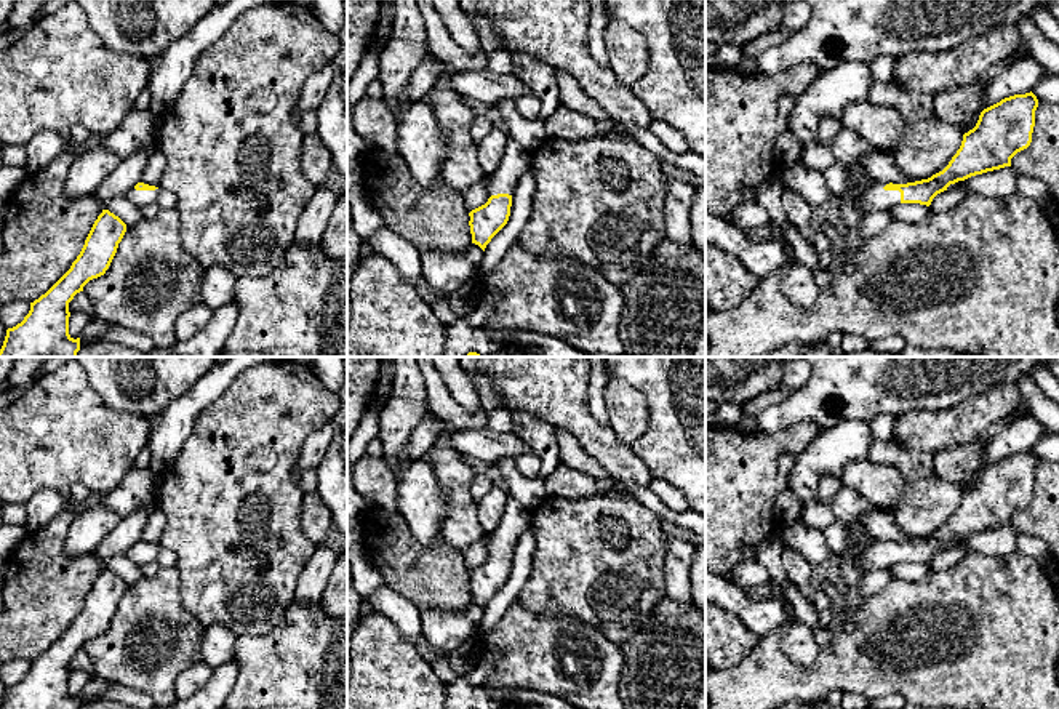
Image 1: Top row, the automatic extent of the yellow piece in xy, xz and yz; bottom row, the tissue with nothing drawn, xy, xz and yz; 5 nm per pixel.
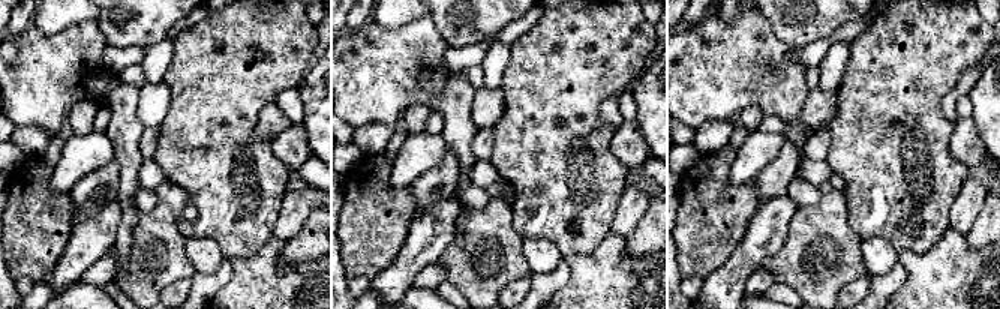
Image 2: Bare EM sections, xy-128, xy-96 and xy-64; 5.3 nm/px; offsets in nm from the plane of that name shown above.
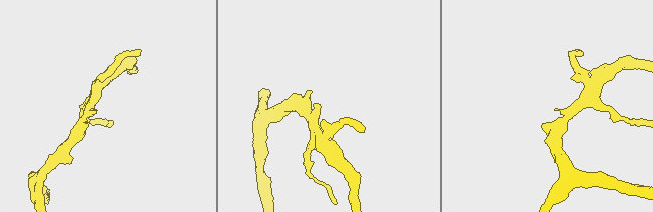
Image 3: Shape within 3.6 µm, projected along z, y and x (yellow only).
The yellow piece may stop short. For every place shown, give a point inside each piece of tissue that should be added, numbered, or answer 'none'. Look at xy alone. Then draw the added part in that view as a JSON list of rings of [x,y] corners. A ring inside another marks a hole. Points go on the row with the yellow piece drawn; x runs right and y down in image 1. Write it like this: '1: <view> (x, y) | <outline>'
1: xy (138, 197) | [[[155,186],[155,190],[136,190],[131,187],[126,194],[126,197],[139,208],[149,205],[149,203],[157,203],[158,194],[160,194],[160,186]]]

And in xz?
1: xz (514, 164) | [[[509,139],[501,165],[490,174],[490,197],[498,194],[514,195],[518,179],[528,171],[530,157],[518,141]]]

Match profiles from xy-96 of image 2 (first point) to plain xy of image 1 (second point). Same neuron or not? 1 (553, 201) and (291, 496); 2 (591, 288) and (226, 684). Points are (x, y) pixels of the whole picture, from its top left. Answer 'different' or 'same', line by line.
1: same
2: different

